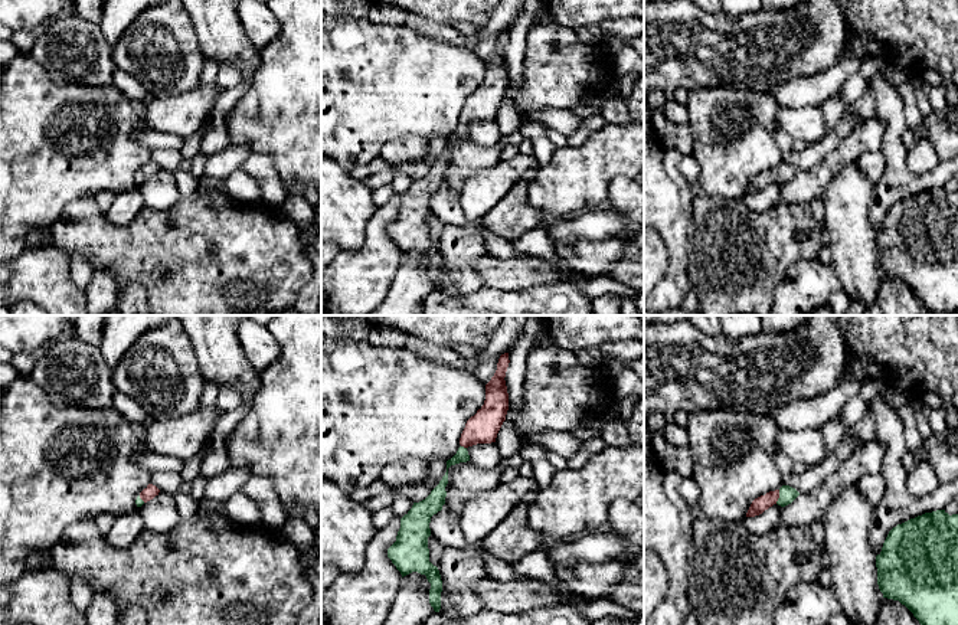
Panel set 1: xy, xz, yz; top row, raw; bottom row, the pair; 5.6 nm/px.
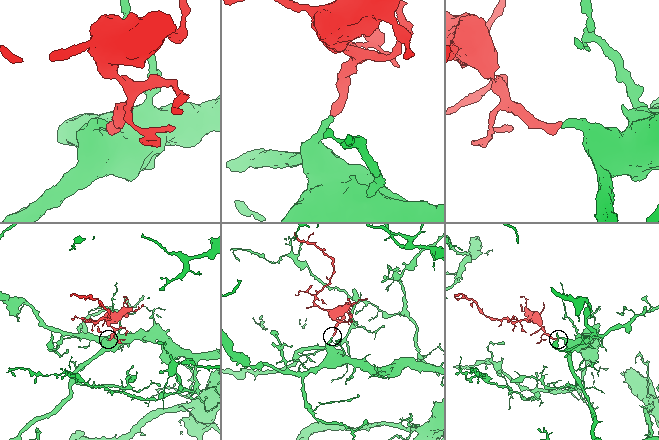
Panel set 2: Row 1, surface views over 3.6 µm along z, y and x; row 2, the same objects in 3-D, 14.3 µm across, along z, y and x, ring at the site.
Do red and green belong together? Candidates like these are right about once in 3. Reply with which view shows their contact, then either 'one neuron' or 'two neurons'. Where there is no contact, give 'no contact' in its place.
yz | one neuron

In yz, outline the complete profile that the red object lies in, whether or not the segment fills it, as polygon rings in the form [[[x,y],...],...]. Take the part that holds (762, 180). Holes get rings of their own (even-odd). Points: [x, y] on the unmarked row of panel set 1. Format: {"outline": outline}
{"outline": [[[782,163],[779,167],[769,168],[765,173],[755,176],[746,190],[746,194],[759,193],[774,181],[785,184],[791,181],[798,173],[800,170],[795,166]]]}

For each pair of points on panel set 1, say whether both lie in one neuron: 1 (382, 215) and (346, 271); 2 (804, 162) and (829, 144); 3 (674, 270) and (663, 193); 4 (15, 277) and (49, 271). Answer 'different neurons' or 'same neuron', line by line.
1: same neuron
2: same neuron
3: same neuron
4: same neuron

